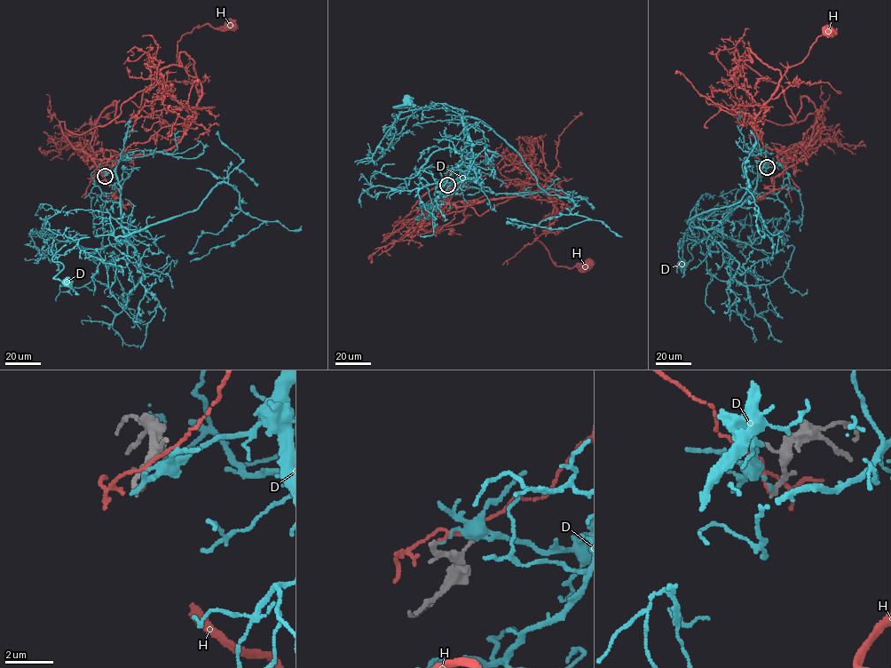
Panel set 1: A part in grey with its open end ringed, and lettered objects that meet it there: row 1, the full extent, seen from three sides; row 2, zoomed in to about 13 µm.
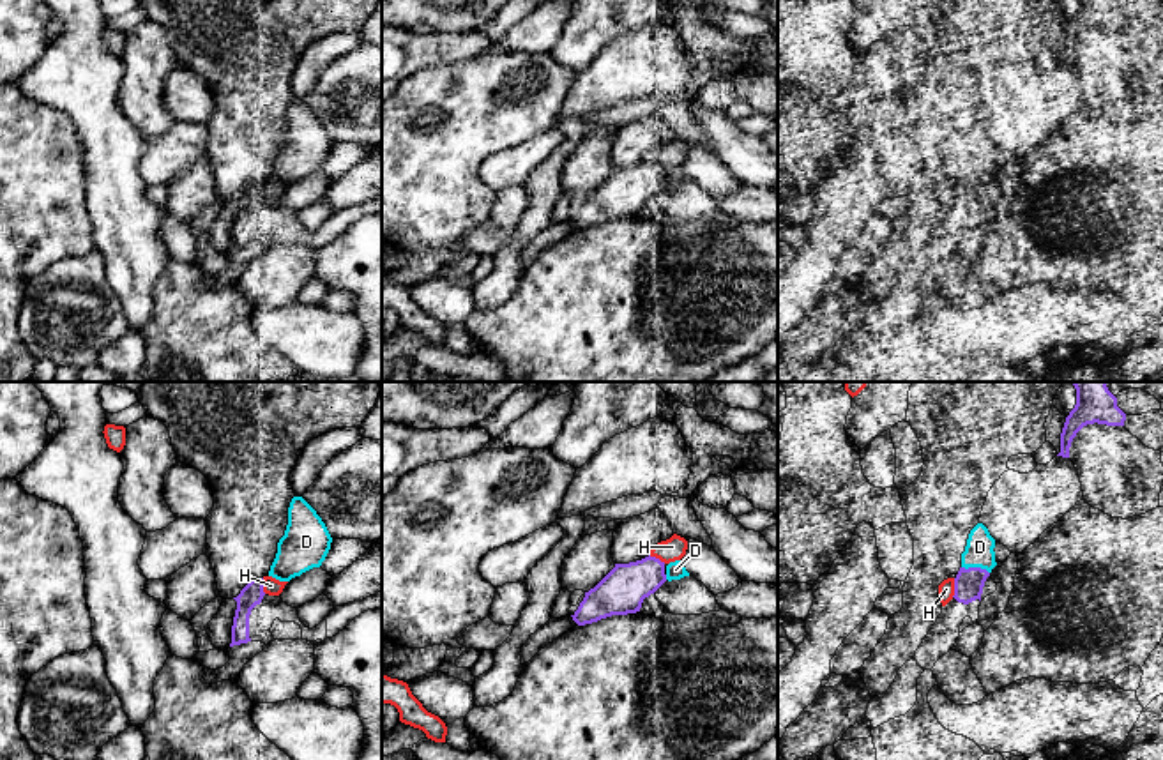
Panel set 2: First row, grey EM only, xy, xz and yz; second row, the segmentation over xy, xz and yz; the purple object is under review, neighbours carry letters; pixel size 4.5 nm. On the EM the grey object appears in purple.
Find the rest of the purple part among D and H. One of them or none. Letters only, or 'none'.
D

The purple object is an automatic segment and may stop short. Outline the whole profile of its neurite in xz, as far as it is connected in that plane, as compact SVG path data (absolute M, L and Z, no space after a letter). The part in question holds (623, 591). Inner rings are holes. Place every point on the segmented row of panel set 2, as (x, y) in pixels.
M645 557L615 567L589 592L571 615L578 626L592 624L612 615L636 613L645 597L666 580L689 576L682 560L668 566L656 557Z

